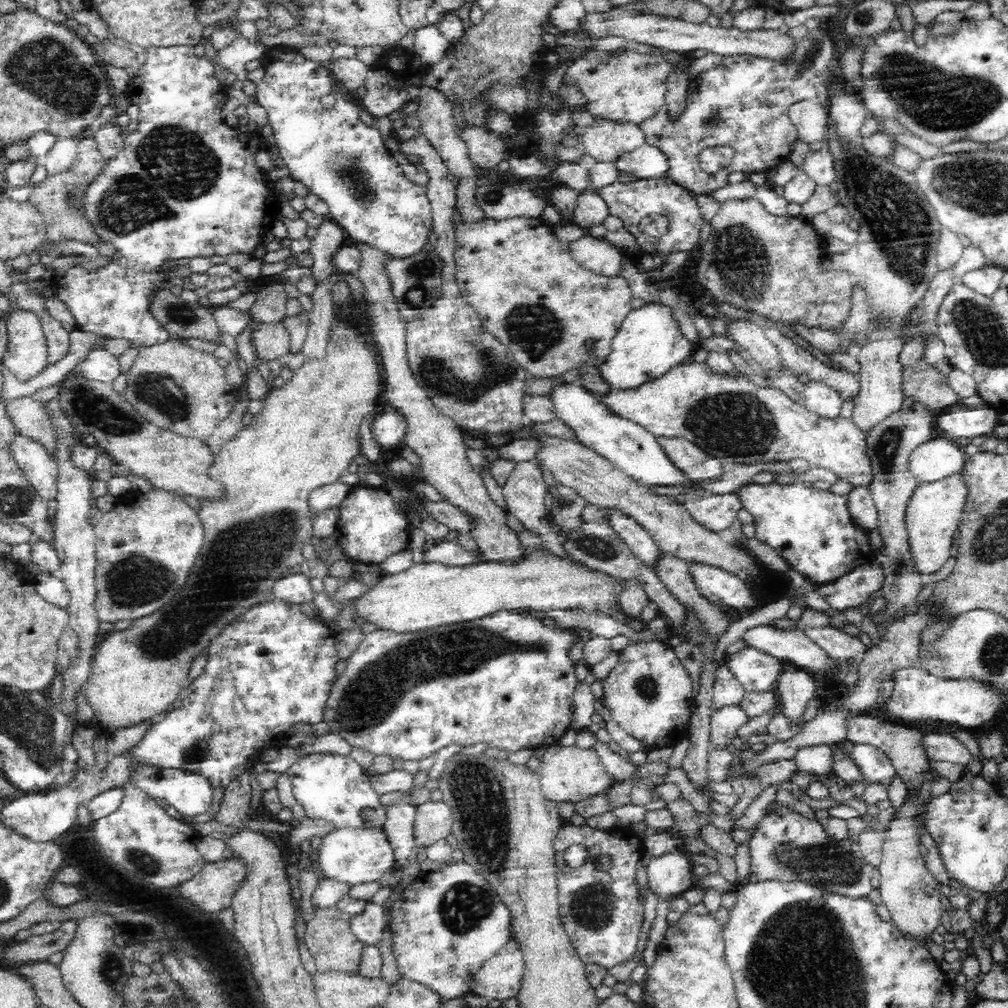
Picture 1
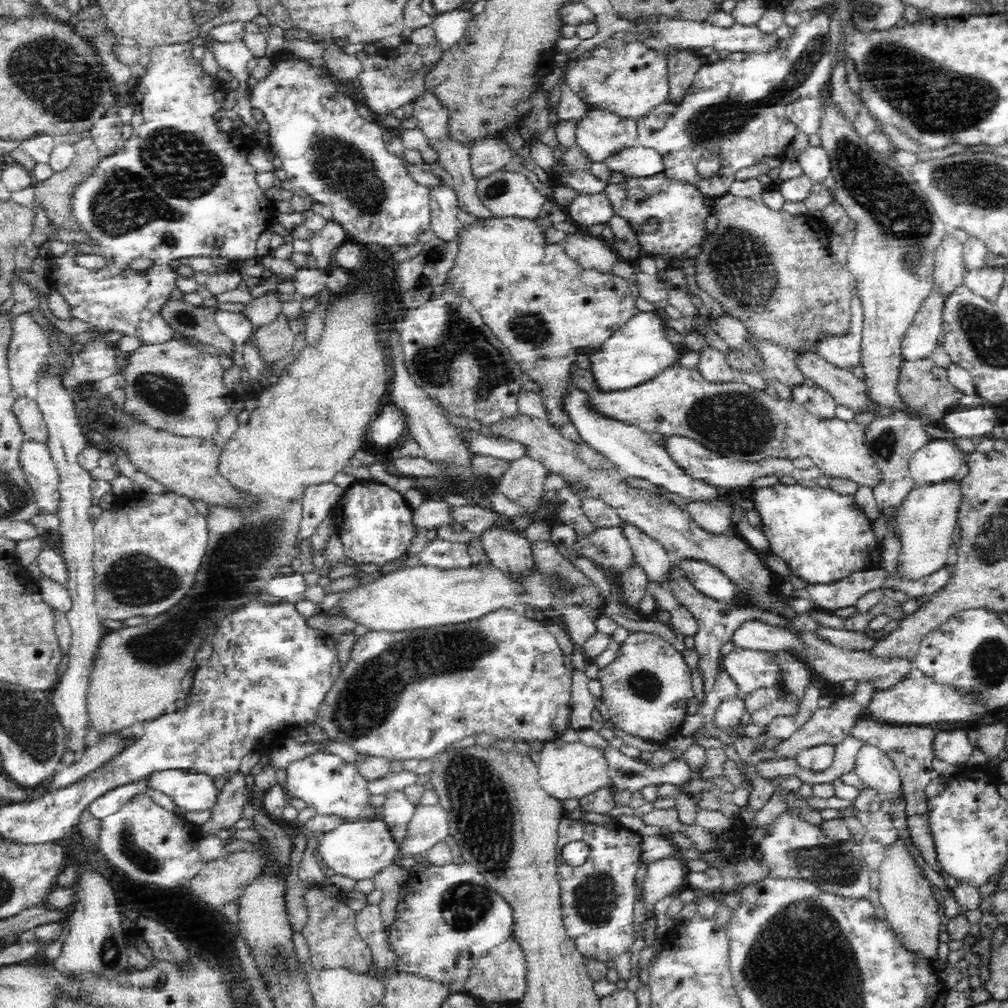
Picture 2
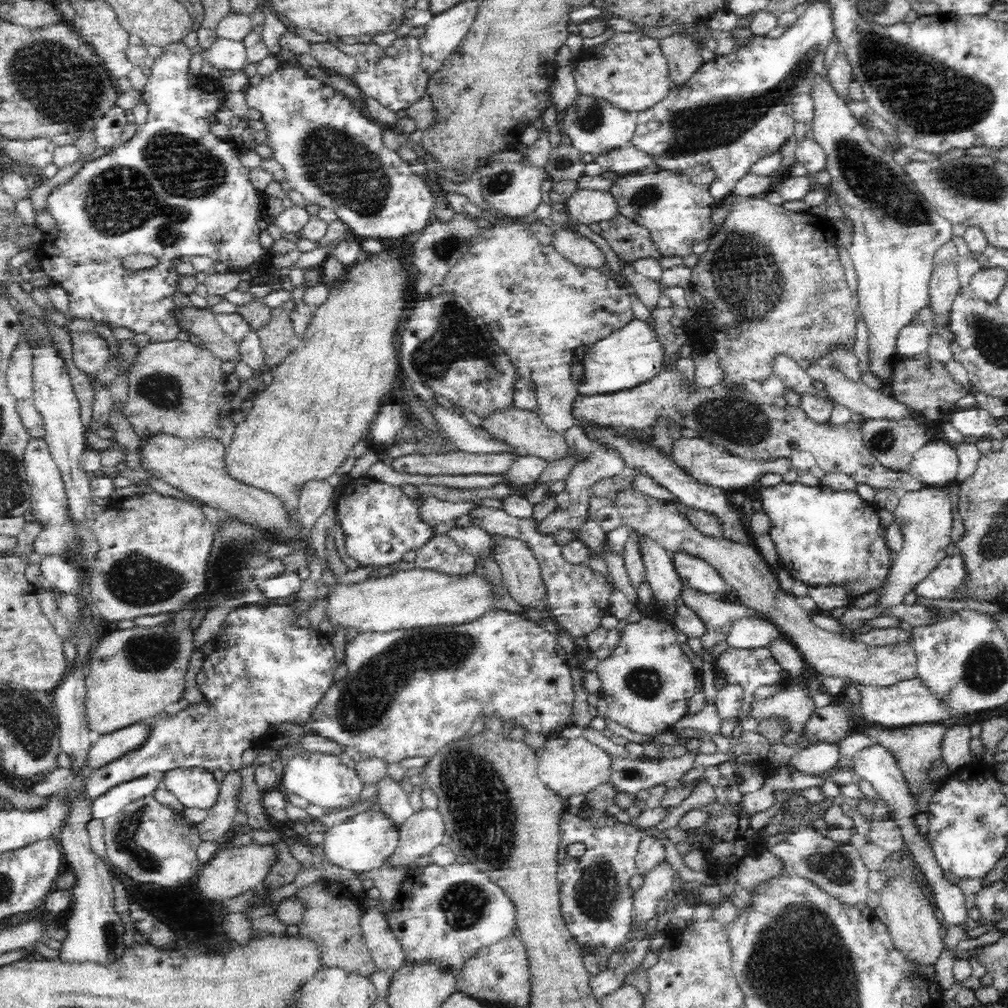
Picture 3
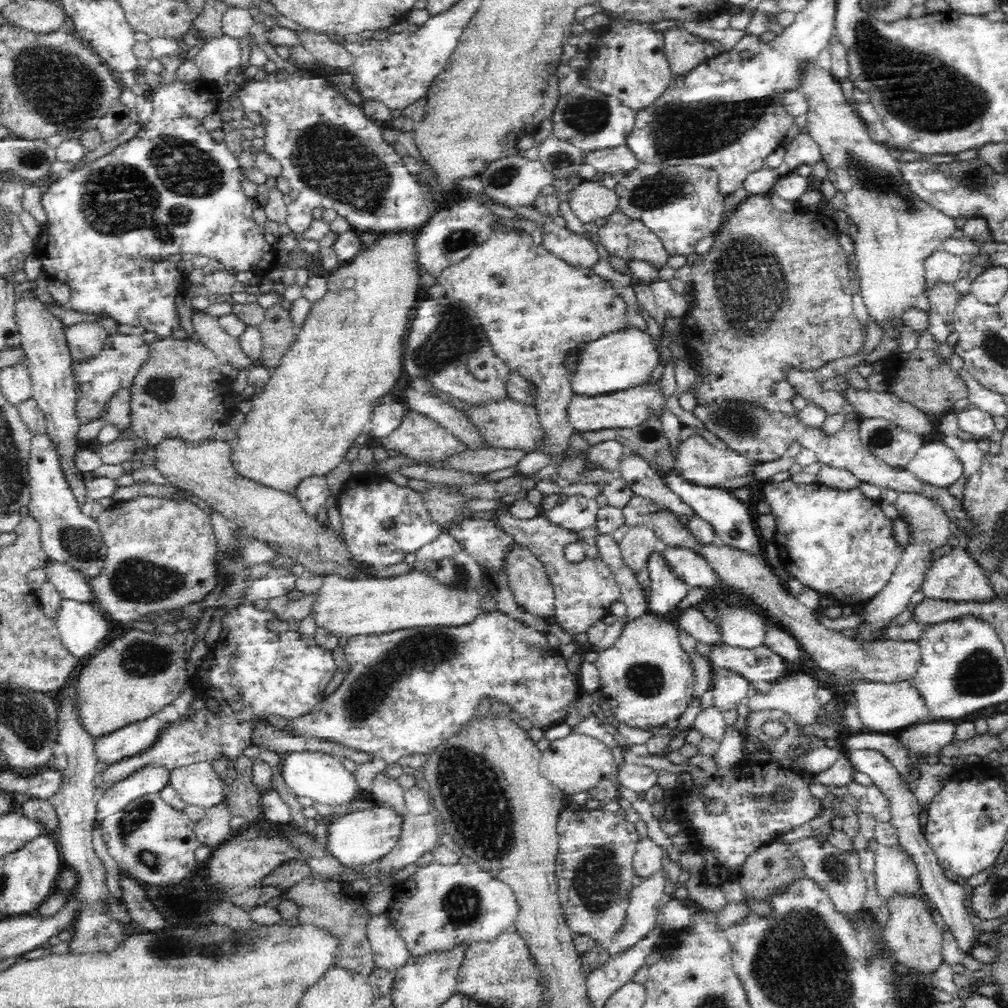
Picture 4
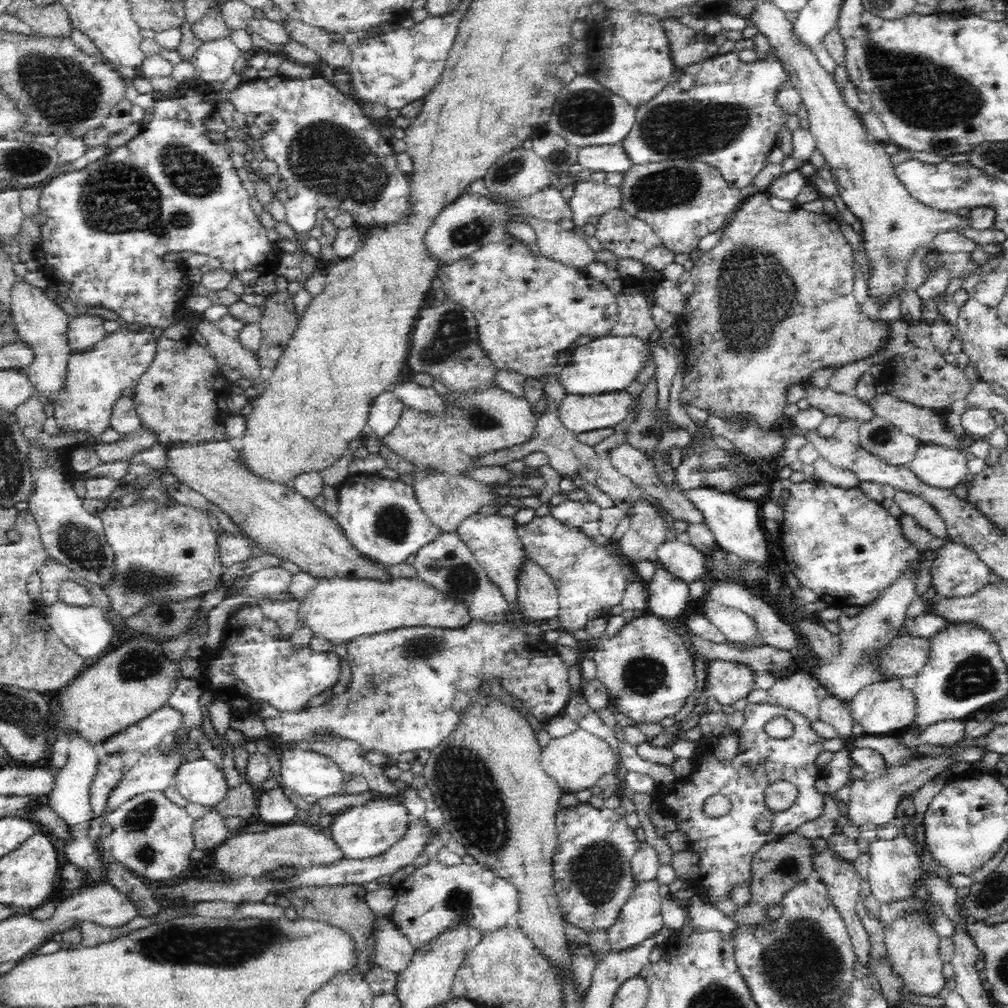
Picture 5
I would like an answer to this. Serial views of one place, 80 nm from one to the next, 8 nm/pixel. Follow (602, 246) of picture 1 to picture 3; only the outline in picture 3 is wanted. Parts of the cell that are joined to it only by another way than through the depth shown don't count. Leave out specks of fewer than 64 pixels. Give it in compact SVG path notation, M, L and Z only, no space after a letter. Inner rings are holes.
M552 228L552 230L554 230L554 236L549 245L575 266L587 270L600 269L605 265L606 256L594 241L567 228L565 230Z

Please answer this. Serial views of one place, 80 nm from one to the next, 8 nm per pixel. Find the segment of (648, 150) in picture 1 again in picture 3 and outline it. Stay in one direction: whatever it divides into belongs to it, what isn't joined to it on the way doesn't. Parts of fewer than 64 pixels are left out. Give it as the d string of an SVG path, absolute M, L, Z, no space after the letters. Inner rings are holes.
M631 144L594 155L593 161L601 166L603 171L616 172L619 177L634 171L647 171L650 166L656 166L647 154L636 150Z

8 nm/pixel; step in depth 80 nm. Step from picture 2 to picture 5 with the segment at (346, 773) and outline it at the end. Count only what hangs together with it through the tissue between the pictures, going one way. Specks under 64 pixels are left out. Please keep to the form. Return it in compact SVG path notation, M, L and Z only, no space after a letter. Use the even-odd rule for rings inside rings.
M294 747L282 752L280 760L280 776L286 788L291 788L297 796L314 796L317 799L332 795L344 795L344 774L326 756Z

